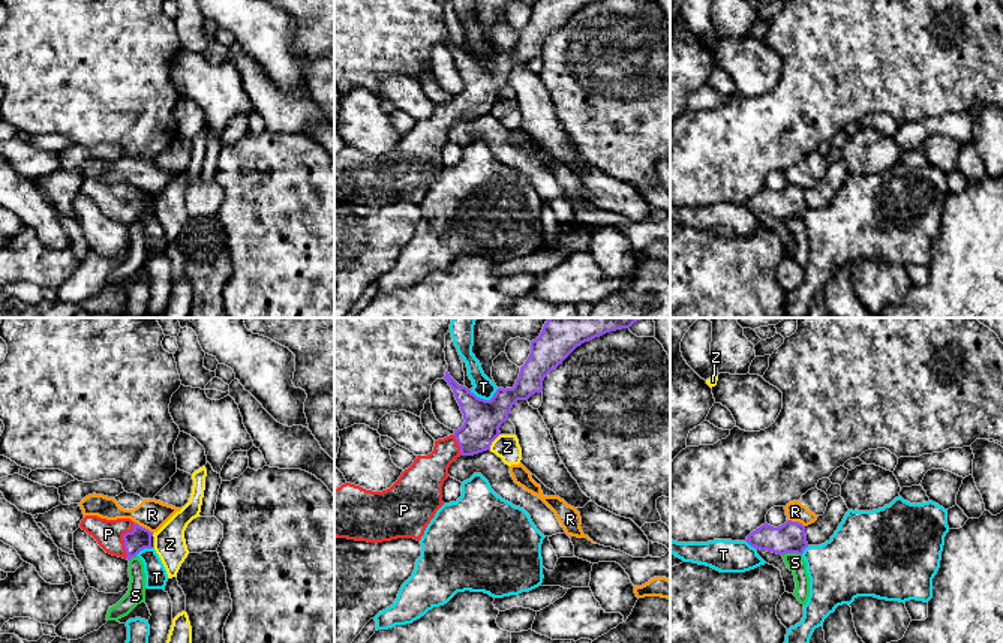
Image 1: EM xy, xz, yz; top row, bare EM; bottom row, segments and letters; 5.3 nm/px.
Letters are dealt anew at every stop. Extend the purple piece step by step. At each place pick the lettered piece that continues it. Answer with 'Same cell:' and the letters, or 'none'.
Same cell: P

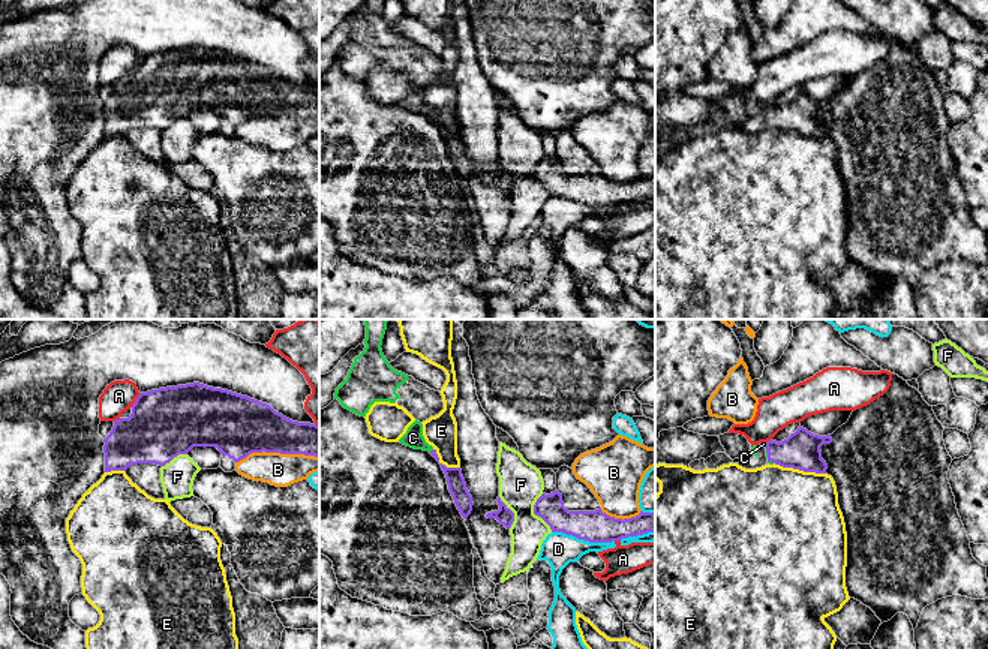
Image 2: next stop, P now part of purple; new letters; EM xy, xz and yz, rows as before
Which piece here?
Same cell: C

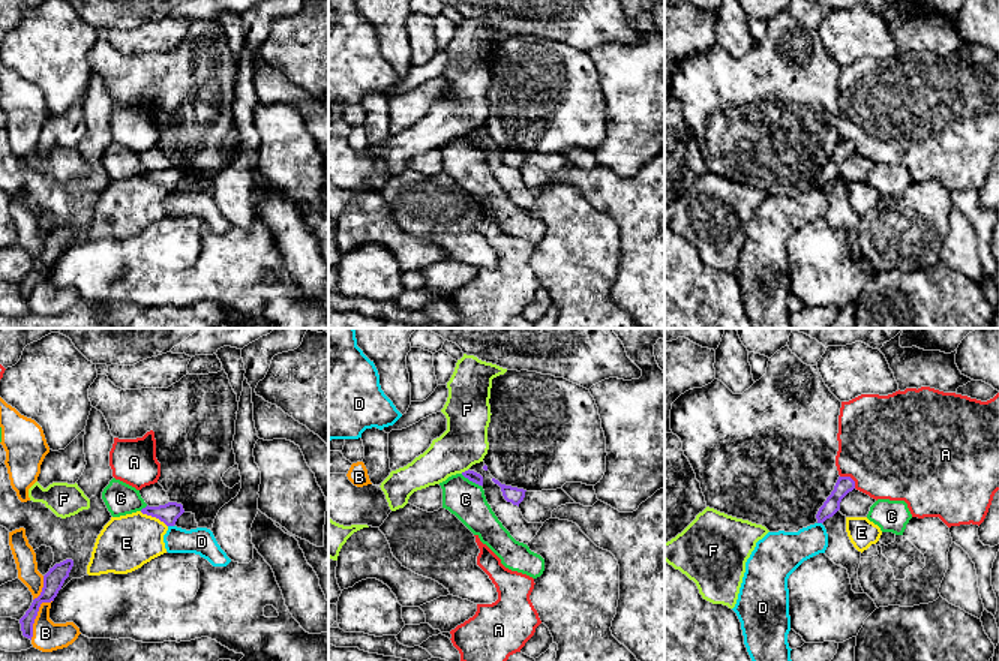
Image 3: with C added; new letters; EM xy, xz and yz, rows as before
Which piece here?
Same cell: none

